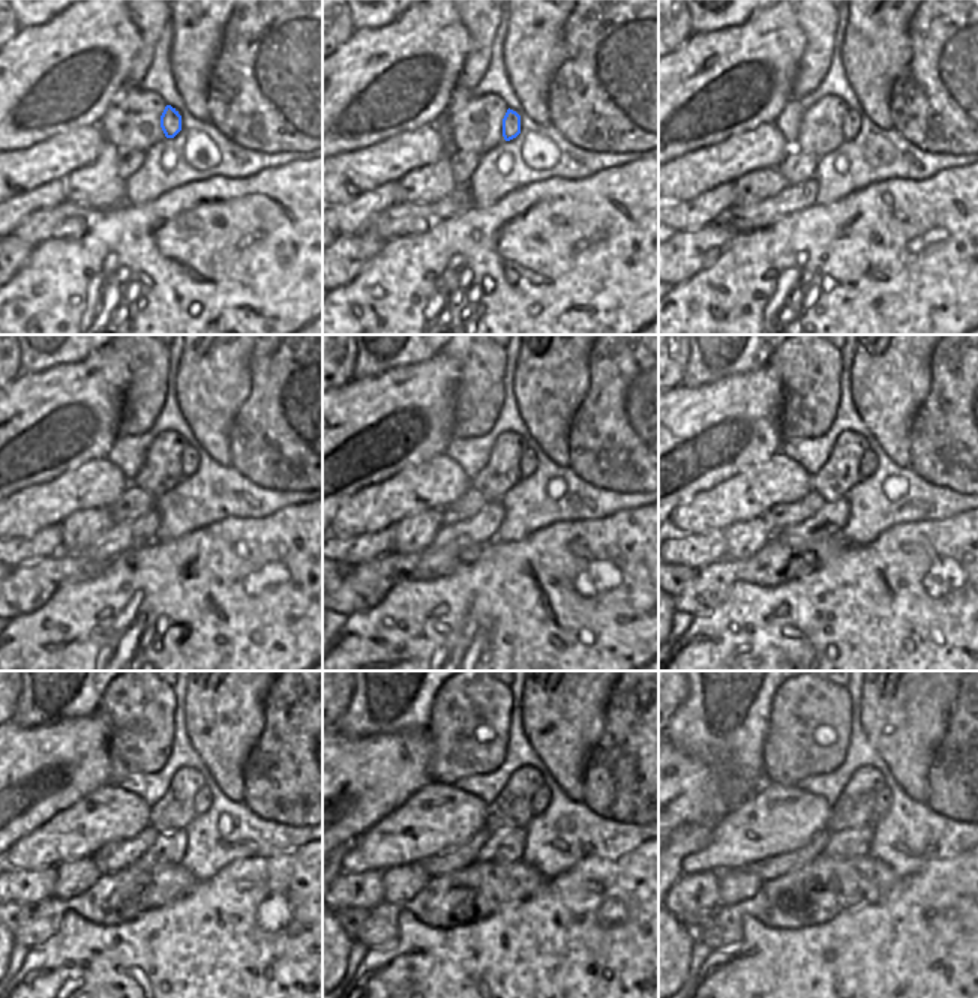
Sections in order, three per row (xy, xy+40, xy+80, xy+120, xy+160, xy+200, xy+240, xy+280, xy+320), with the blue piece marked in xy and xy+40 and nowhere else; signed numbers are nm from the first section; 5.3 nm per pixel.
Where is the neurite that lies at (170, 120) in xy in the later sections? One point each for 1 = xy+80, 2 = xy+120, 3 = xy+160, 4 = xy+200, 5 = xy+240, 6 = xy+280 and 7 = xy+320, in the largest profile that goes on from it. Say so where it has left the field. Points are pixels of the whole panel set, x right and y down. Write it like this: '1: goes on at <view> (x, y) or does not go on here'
1: goes on at xy+80 (851, 123)
2: goes on at xy+120 (189, 458)
3: goes on at xy+160 (528, 461)
4: goes on at xy+200 (869, 462)
5: goes on at xy+240 (203, 800)
6: goes on at xy+280 (542, 797)
7: goes on at xy+320 (884, 799)

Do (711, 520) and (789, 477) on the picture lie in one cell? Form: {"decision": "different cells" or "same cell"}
{"decision": "same cell"}

